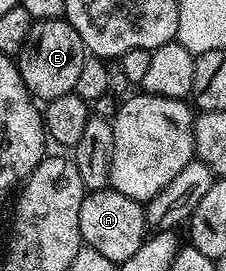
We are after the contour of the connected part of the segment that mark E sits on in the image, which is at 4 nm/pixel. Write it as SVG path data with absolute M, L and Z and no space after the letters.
M60 18L33 22L31 33L16 62L28 92L33 98L47 103L75 90L85 56L86 50L81 36L72 24L65 18Z

